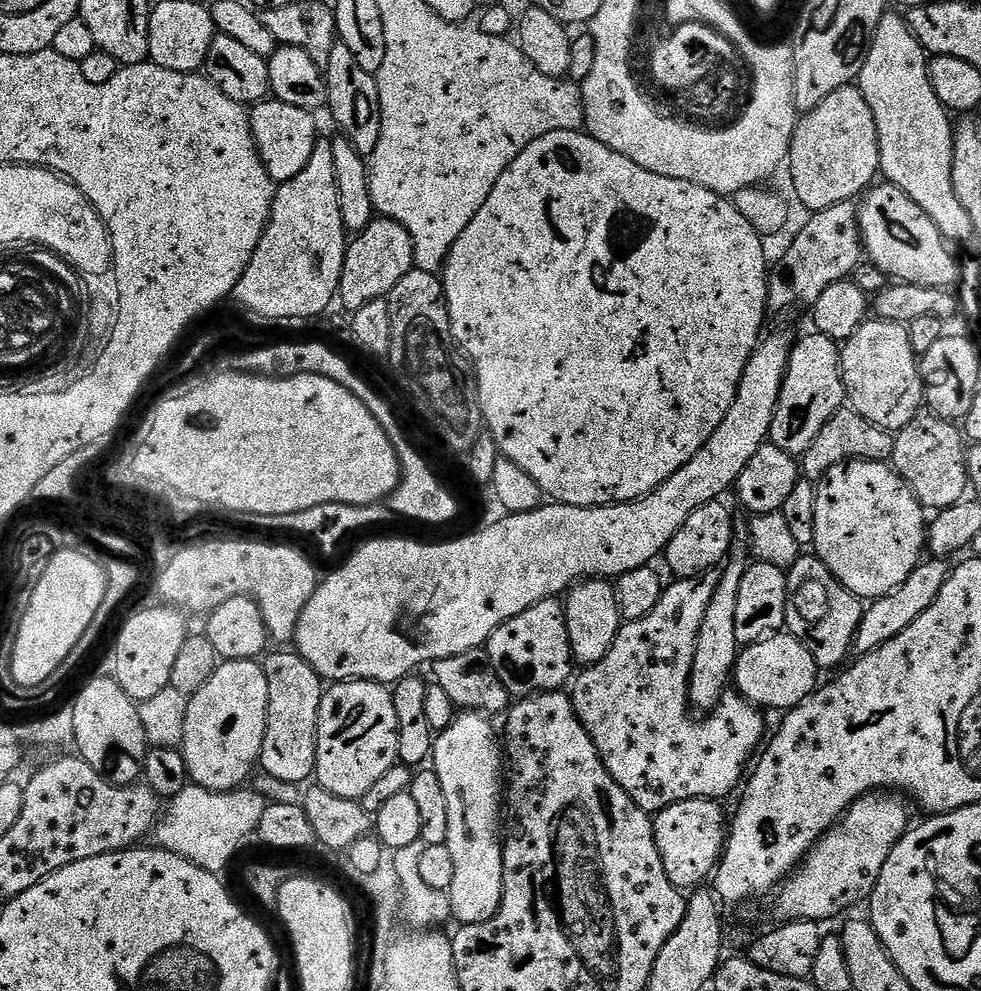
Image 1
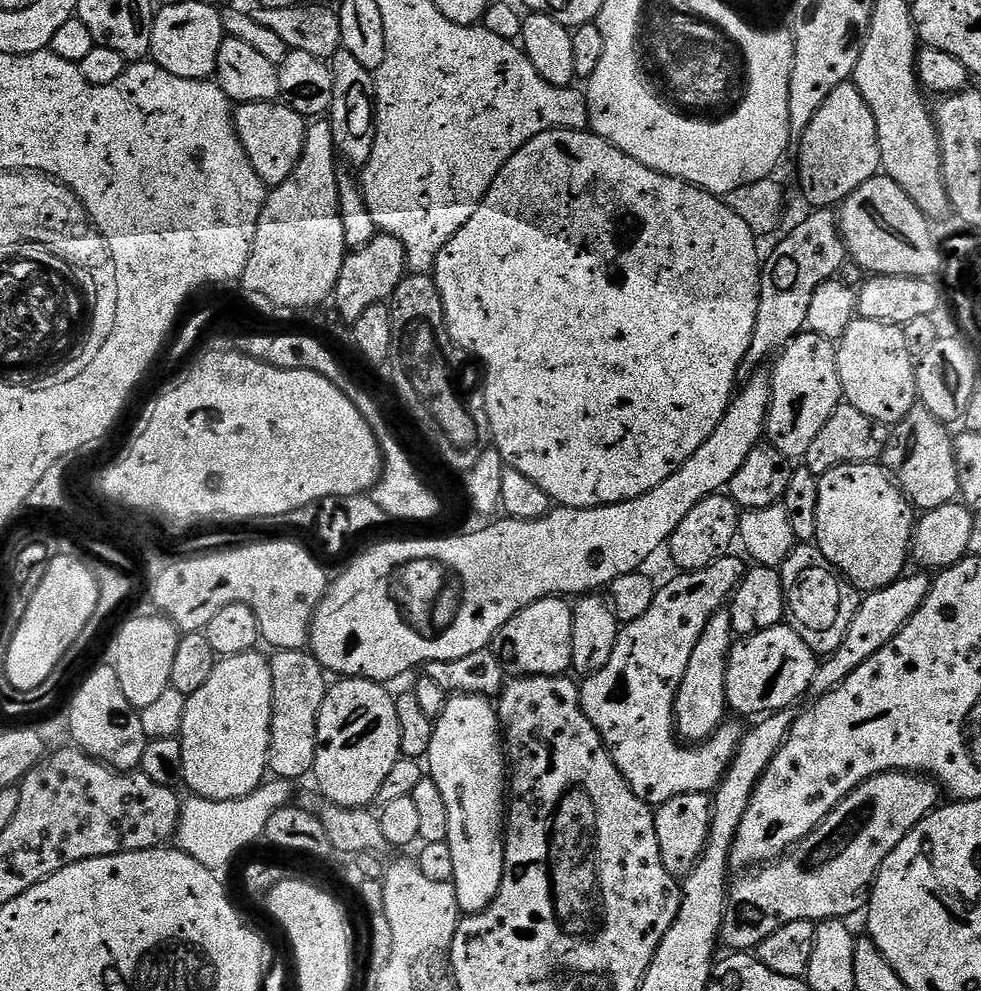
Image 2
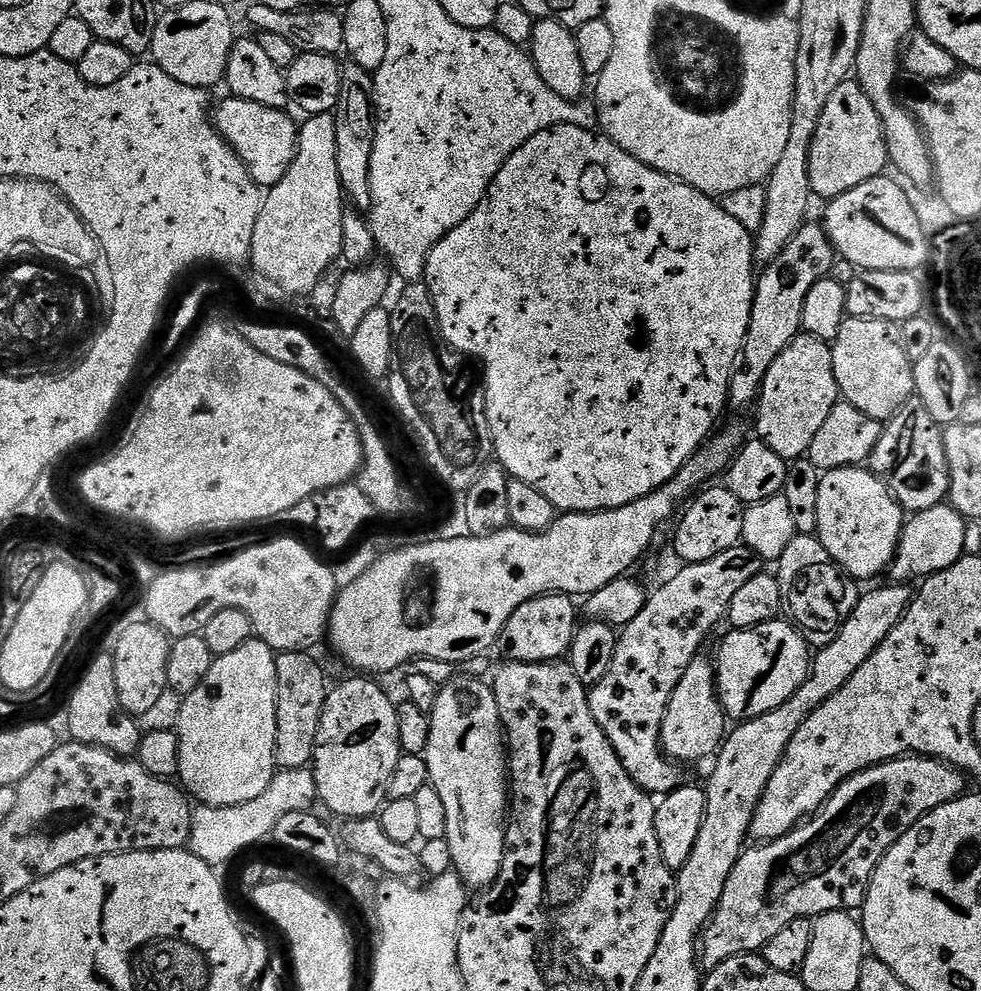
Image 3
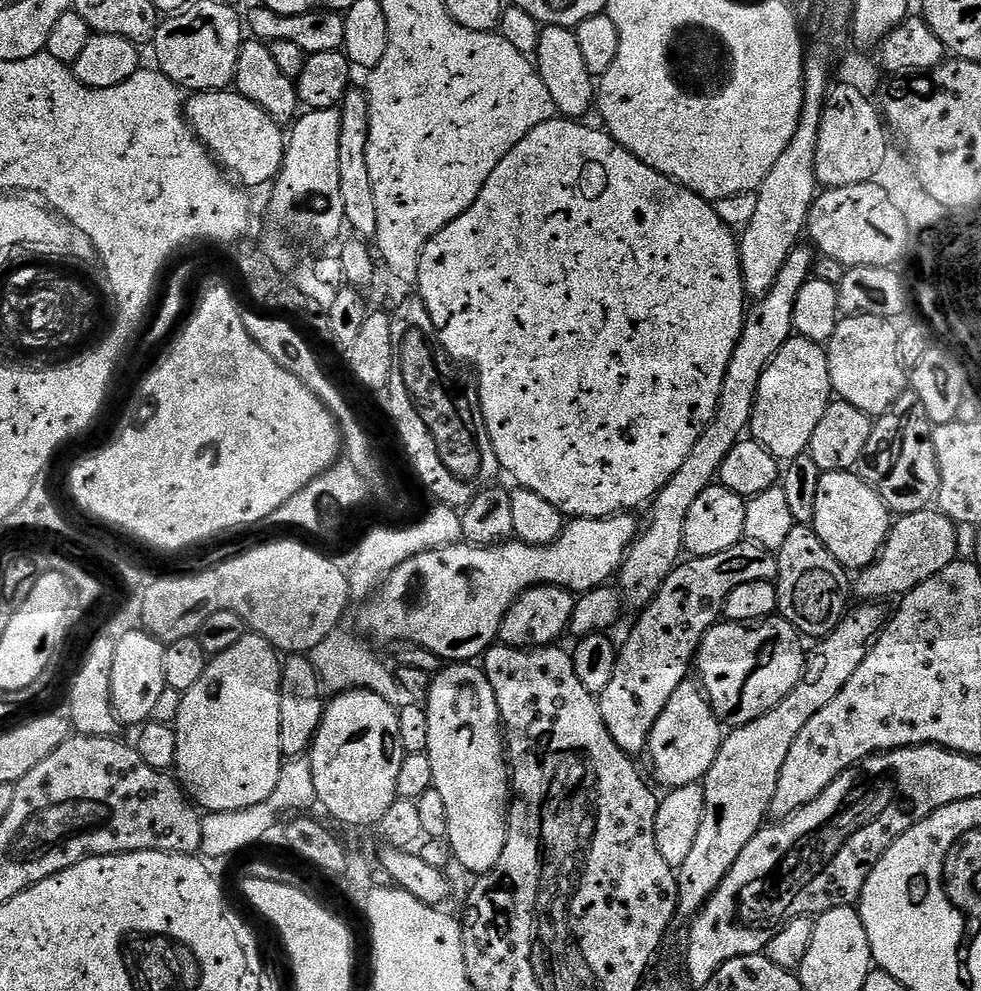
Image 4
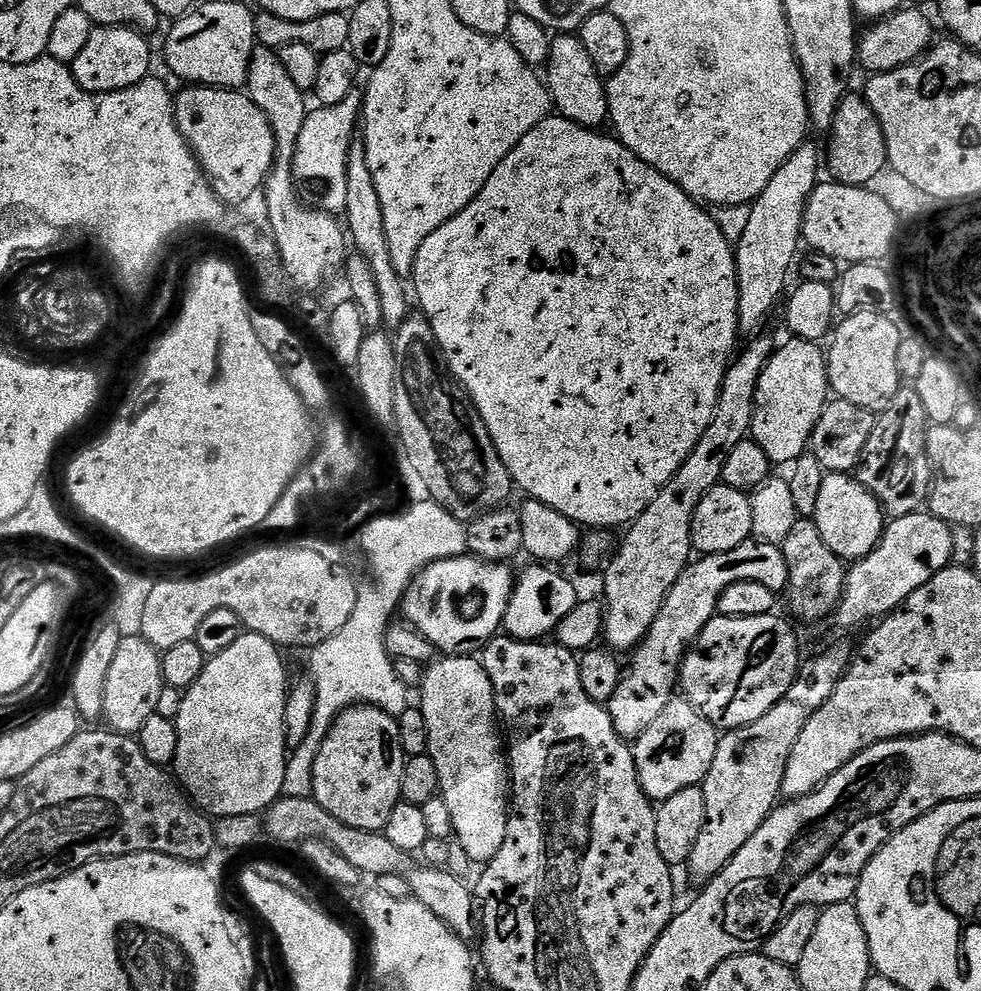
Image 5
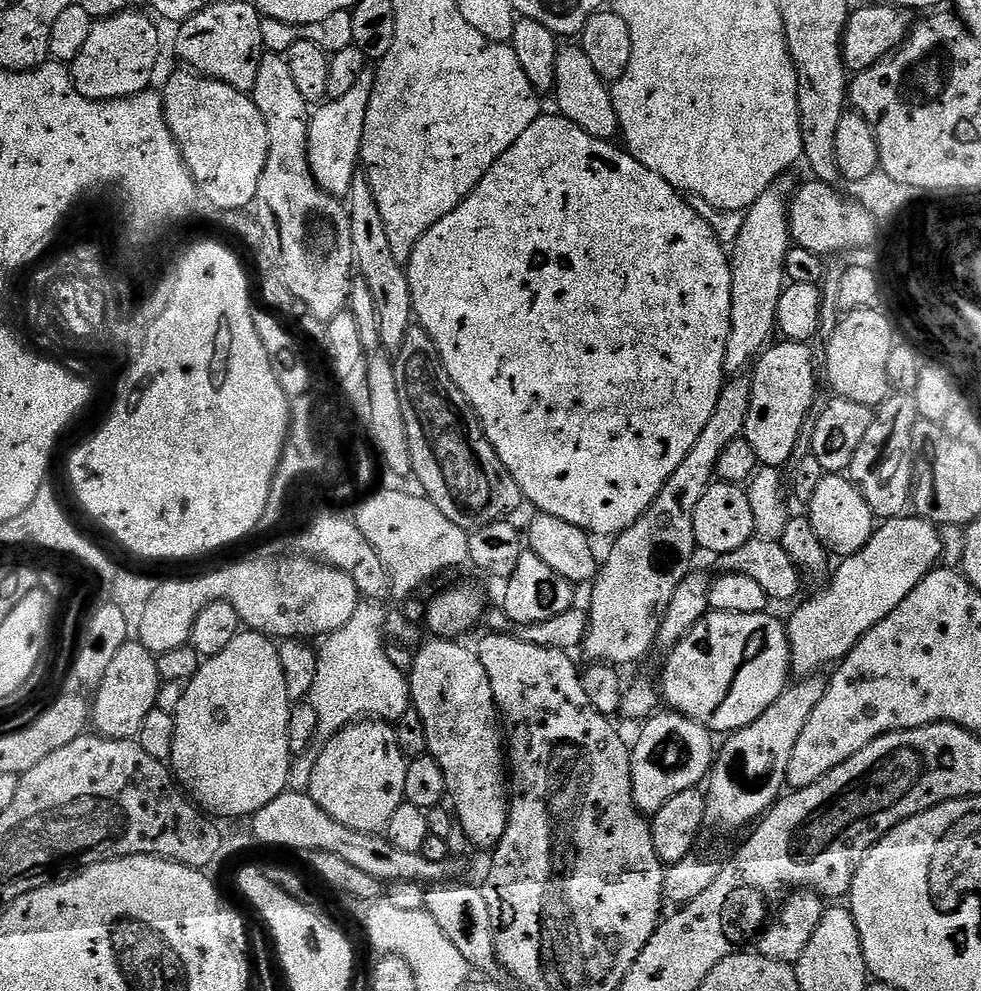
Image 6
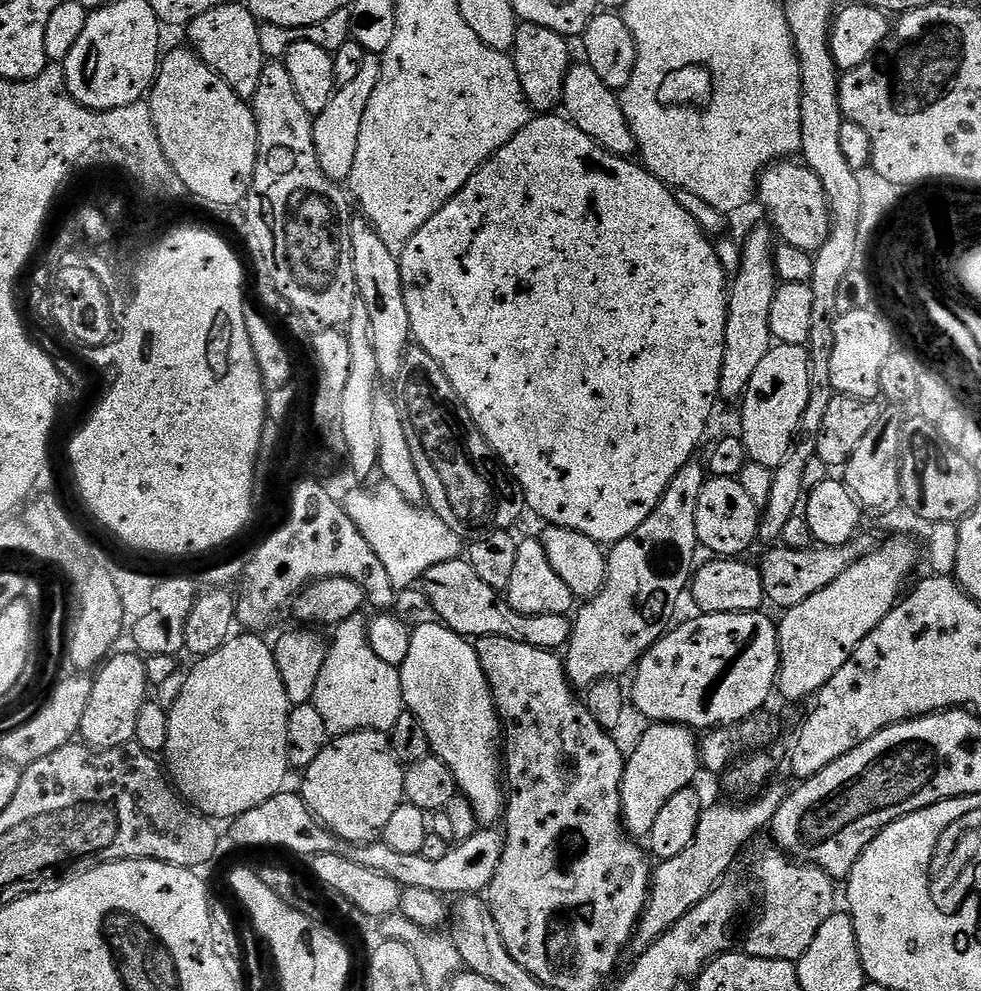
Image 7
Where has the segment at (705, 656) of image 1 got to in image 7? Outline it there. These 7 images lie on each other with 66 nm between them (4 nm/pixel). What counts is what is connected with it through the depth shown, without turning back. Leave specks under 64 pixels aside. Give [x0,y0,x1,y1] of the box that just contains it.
[620,723,702,838]

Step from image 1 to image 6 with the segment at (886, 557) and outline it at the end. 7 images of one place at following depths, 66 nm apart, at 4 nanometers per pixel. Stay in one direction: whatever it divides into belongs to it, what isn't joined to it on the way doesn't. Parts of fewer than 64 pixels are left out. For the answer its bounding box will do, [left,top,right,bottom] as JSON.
[806,474,874,558]

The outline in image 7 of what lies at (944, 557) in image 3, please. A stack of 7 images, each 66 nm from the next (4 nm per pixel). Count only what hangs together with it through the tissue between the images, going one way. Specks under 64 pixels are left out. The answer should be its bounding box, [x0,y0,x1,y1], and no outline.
[778,536,916,700]

